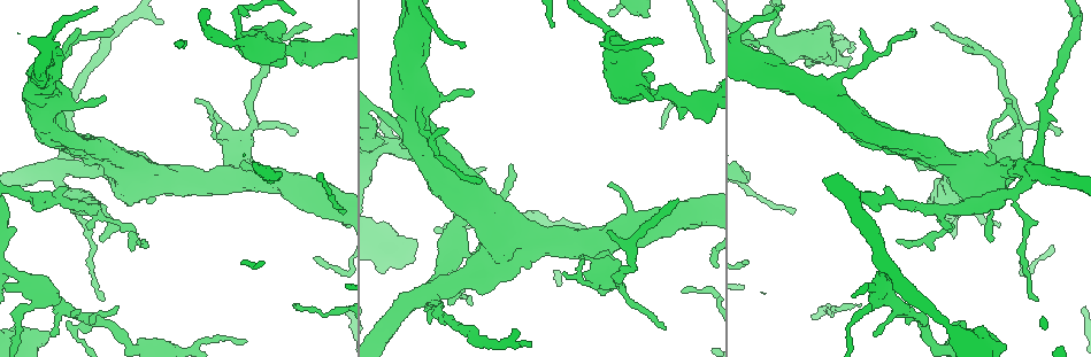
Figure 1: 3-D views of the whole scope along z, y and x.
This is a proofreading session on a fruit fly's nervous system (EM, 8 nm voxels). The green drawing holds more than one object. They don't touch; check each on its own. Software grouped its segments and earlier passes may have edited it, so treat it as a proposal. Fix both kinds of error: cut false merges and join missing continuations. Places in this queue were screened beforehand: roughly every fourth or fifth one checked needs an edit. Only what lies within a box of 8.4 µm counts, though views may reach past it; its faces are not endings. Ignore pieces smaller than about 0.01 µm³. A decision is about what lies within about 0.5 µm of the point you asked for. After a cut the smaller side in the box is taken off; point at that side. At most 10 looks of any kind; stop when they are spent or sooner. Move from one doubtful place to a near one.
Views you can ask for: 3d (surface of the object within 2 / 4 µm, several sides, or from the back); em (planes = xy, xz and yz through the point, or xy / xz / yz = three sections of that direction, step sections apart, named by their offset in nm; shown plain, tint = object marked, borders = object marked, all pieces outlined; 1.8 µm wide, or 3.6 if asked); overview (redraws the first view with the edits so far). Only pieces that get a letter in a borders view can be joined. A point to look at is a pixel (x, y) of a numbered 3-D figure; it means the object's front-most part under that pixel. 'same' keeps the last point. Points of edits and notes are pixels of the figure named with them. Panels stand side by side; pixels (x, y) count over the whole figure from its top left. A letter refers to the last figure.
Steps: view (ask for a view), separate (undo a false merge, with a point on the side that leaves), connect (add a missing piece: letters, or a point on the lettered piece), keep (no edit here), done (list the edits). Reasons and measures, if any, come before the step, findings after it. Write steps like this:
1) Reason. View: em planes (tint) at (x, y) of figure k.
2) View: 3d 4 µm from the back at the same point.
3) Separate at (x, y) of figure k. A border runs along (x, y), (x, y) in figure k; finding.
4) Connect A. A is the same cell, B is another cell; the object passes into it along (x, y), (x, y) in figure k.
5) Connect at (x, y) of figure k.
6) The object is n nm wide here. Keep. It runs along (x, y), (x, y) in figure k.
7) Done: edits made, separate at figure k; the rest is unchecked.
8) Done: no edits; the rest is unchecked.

Looks like a crossing. View: em planes (borders) at (428, 294) of figure 1.

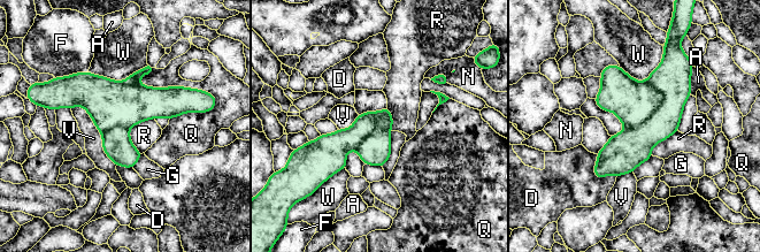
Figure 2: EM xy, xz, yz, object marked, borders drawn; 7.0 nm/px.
Separate at (632, 146) of figure 2. A, D, F, G, N, Q, R, V and W are other cells; a border runs along (659, 90), (660, 105), (626, 128) in figure 2; two neurons meet here.

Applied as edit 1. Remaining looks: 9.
View: 3d 2 µm at (611, 230) of figure 1.

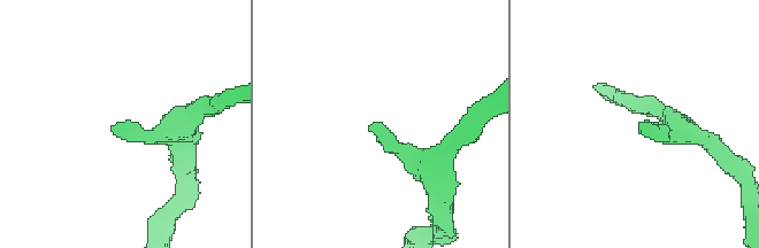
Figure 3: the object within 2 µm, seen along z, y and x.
Need the tissue. View: em planes (tint) at (377, 124) of figure 3.

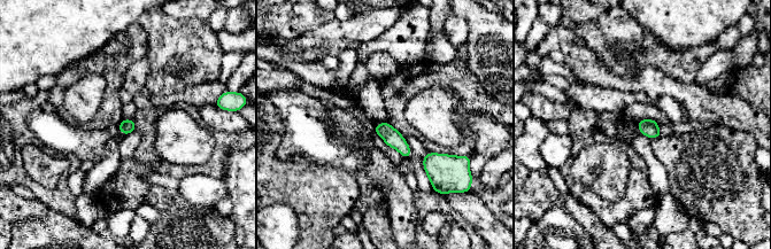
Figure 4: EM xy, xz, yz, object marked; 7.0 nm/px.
See the neighbours. View: em planes (borders) at the same point.

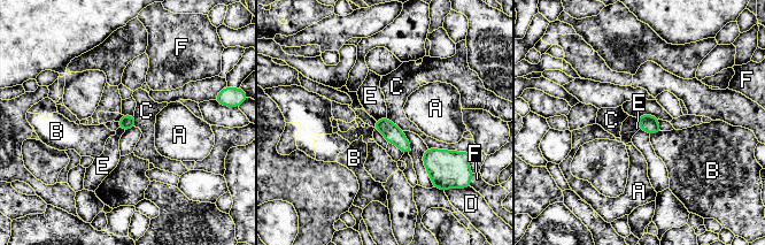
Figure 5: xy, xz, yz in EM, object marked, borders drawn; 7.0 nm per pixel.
Keep. A, B, C, D, E and F are other cells; a border runs along (386, 116), (376, 121) in figure 5; none of them fits.

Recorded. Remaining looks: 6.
Sharp bend. View: em planes (tint) at (331, 43) of figure 1.

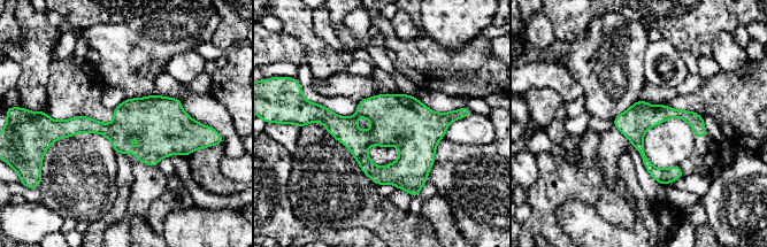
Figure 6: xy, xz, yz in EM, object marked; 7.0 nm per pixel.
See the neighbours. View: em planes (borders) at the same point.

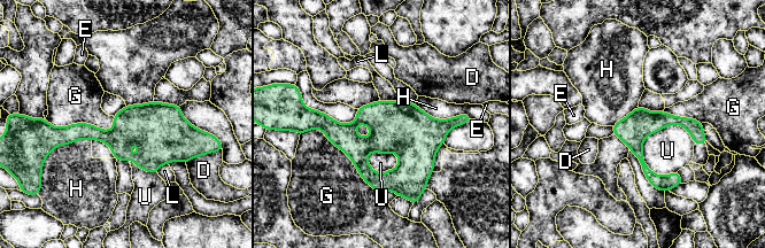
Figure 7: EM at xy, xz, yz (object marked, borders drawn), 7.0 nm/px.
The object is 220 nm wide here. Keep. D, E, G, H, L and U are other cells; a border runs along (302, 132), (319, 129), (378, 192) in figure 7; continuous, no second neuron.

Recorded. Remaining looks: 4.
Done: edits made, separate at figure 2; the rest is unchecked.

